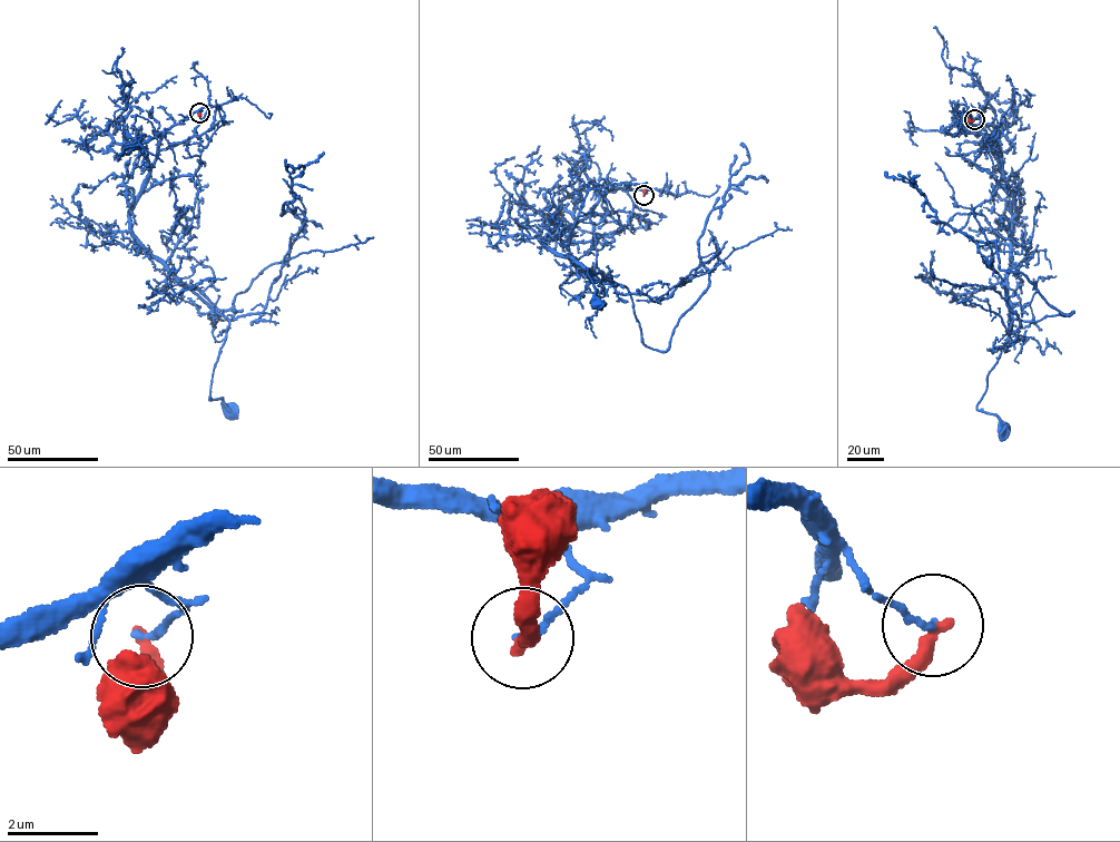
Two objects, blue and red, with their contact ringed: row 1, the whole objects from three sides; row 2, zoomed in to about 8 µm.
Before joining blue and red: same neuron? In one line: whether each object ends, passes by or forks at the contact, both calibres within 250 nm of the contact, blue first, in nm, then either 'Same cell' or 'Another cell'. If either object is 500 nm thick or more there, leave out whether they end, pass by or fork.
At the ring blue ends. At the ring red ends. Thickness 140 nm (blue) against 340 nm. Another cell

